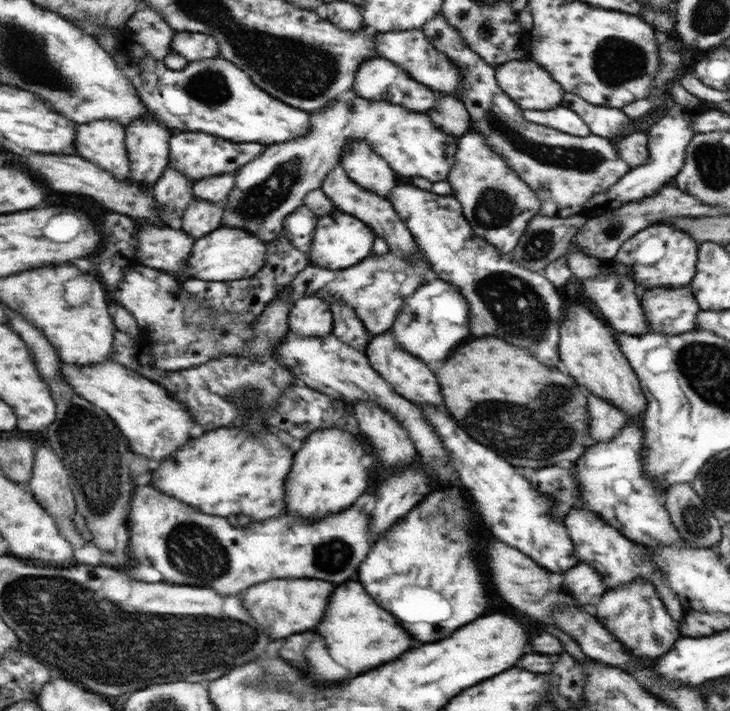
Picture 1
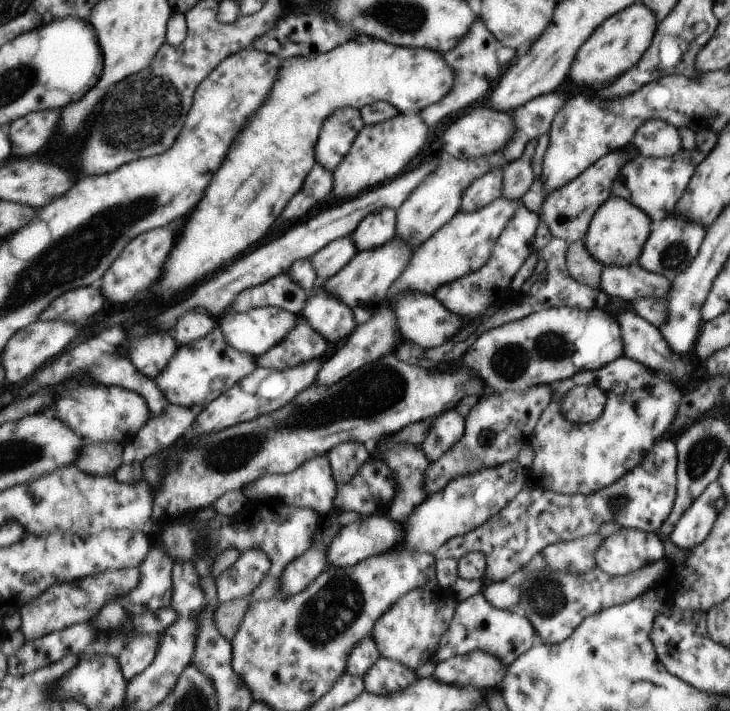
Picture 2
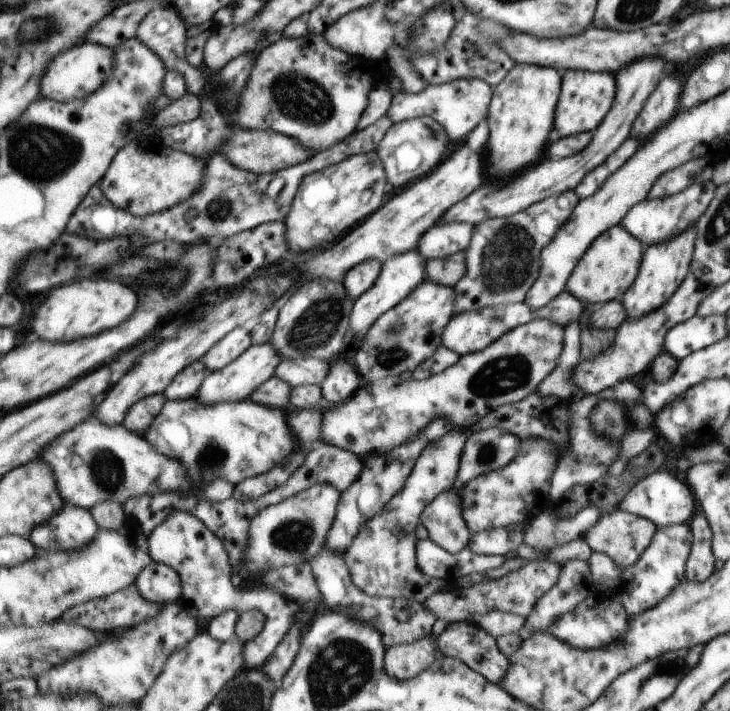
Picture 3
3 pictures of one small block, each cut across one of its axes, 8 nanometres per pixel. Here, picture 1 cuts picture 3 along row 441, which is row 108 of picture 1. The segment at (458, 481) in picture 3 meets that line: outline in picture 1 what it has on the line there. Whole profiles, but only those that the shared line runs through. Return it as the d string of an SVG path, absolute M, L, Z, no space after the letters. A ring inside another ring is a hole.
M440 12L421 29L429 43L437 51L443 51L463 75L463 92L459 100L469 113L470 127L483 135L485 145L501 155L512 172L539 193L541 214L557 218L579 214L589 199L613 188L613 184L616 185L628 173L628 163L615 154L606 138L593 134L584 137L565 134L527 122L521 108L497 85L494 68L469 49L459 31L449 25Z

